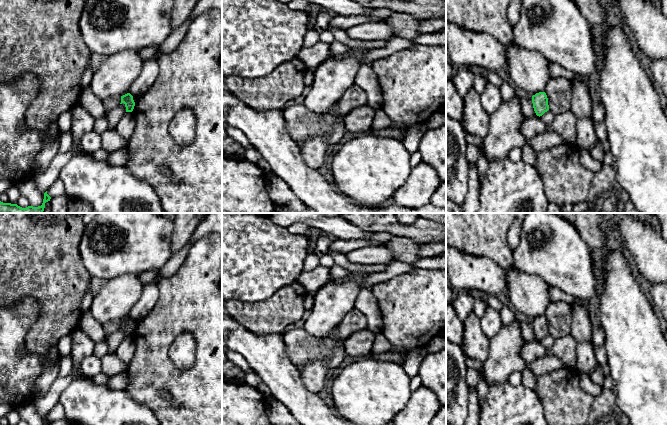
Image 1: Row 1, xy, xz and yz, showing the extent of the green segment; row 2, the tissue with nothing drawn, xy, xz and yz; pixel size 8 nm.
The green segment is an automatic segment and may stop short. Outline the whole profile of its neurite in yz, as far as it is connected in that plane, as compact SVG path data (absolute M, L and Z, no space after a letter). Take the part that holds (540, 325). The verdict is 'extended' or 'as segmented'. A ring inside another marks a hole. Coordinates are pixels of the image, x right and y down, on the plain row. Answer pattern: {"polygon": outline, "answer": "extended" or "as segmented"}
{"polygon": "M539 316L532 320L533 332L537 340L542 340L549 334L548 322L545 316Z", "answer": "as segmented"}

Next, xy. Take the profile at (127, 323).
{"polygon": "M127 317L121 320L121 327L125 328L126 336L132 336L135 330L135 326L133 324L133 320L130 317Z", "answer": "as segmented"}

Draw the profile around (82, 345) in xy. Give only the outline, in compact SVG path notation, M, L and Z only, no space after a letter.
M81 327L71 334L71 359L73 366L76 366L78 370L75 372L73 379L82 377L81 363L82 360L89 355L93 355L96 343L82 330Z

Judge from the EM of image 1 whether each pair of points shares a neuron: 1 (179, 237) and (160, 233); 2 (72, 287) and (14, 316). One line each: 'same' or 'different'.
1: different
2: different

